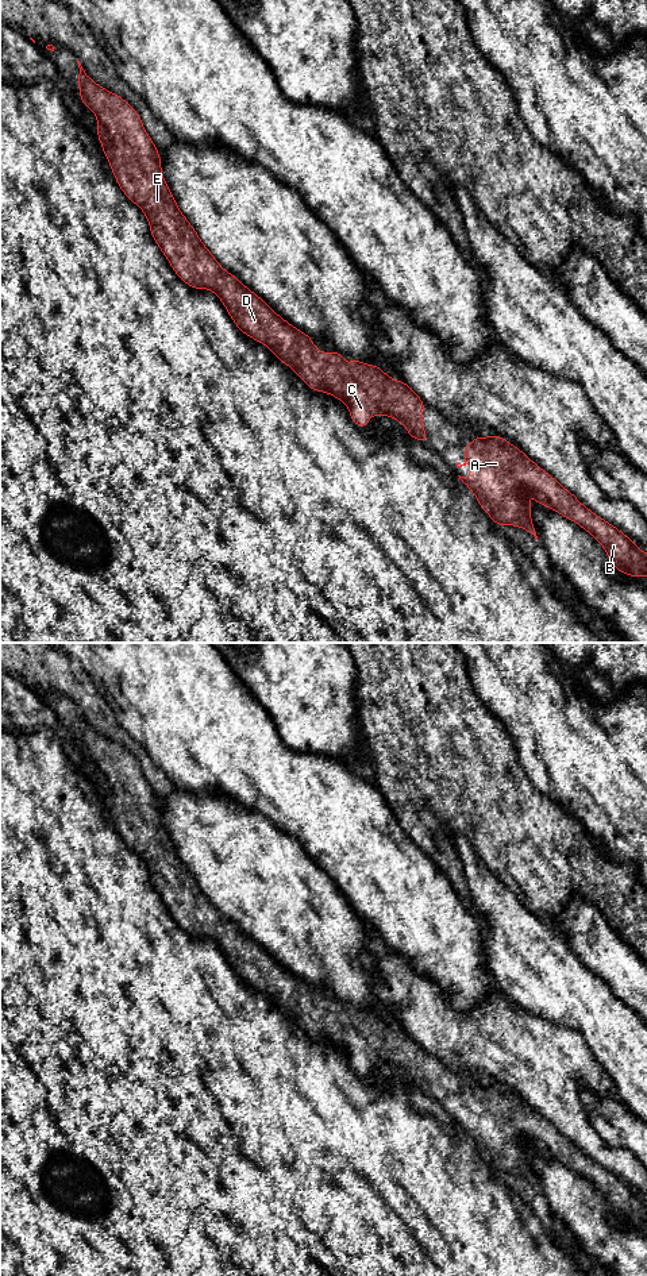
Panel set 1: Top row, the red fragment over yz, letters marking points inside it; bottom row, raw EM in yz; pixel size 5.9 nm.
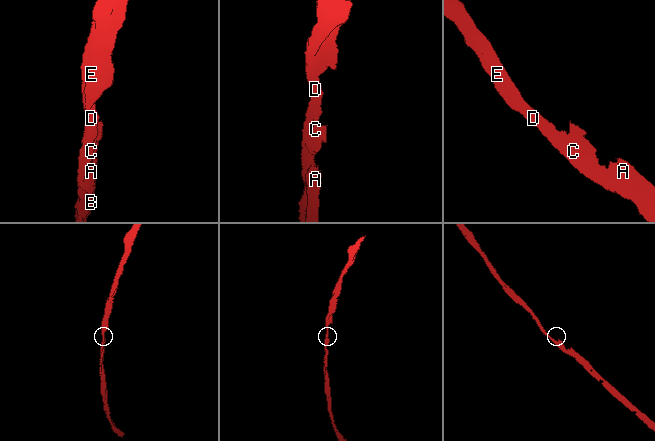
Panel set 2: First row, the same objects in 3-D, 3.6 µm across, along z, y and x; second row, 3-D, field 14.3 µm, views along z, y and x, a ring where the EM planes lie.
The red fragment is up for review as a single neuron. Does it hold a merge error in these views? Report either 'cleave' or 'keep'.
keep

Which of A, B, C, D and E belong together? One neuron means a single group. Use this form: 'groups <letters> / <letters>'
groups A B C D E

